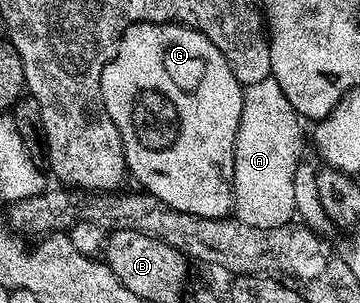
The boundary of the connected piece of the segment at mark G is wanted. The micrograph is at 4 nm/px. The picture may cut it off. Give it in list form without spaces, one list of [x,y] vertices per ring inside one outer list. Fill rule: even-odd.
[[[132,23],[123,31],[119,39],[119,45],[115,48],[115,56],[103,67],[101,73],[101,89],[99,94],[105,101],[105,109],[109,109],[109,117],[113,117],[113,125],[121,133],[121,141],[127,158],[127,170],[130,178],[136,179],[138,186],[148,195],[165,201],[173,209],[181,209],[181,213],[193,213],[197,217],[209,217],[210,219],[225,219],[232,214],[235,205],[233,193],[233,169],[235,168],[235,142],[237,141],[237,129],[241,121],[241,105],[243,104],[243,84],[237,81],[229,61],[199,31],[191,27],[183,27],[180,23]]]

